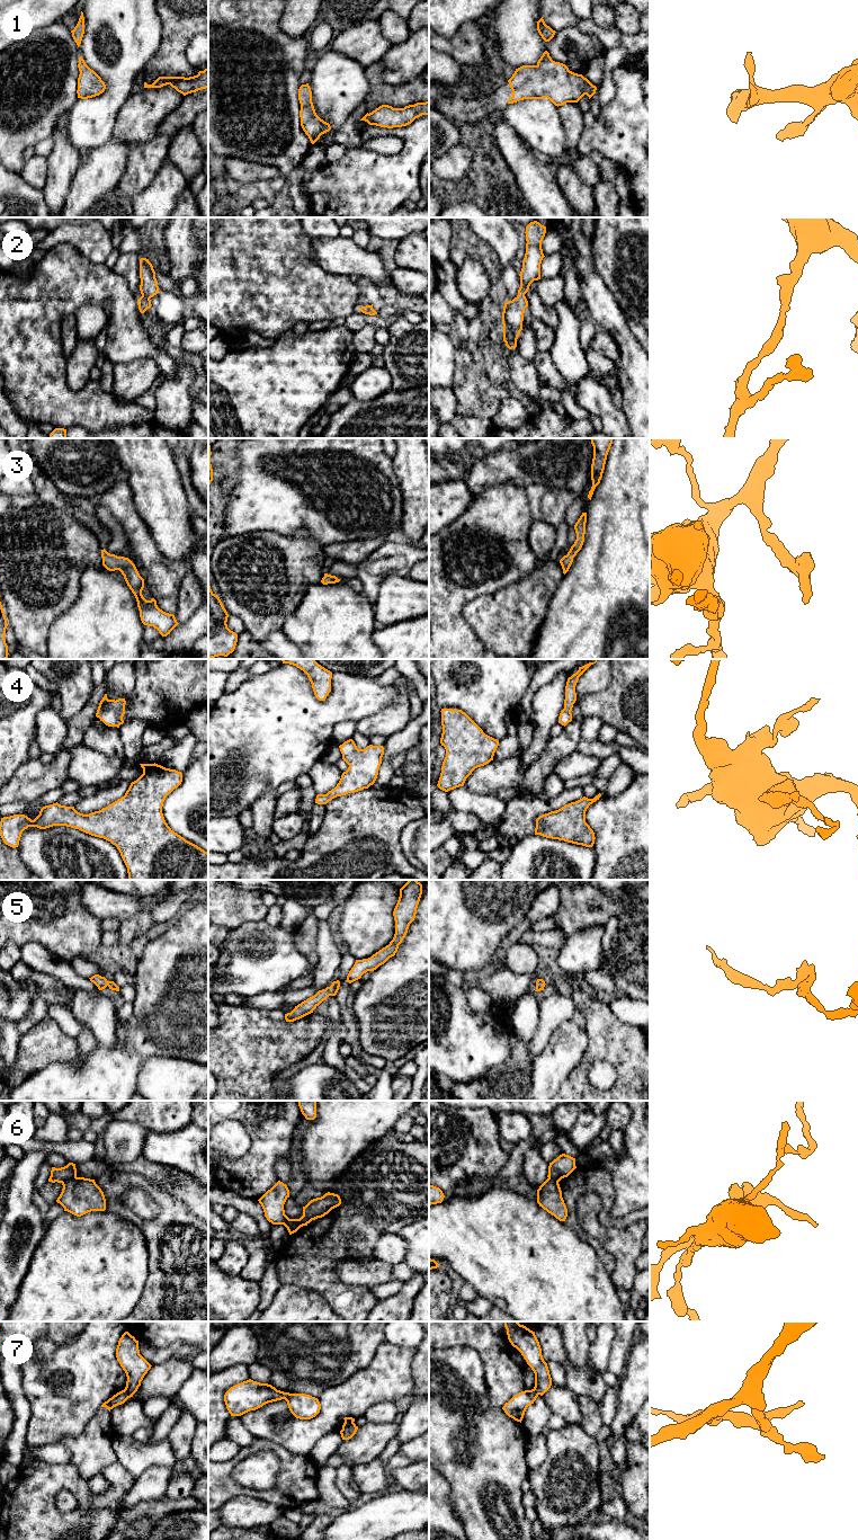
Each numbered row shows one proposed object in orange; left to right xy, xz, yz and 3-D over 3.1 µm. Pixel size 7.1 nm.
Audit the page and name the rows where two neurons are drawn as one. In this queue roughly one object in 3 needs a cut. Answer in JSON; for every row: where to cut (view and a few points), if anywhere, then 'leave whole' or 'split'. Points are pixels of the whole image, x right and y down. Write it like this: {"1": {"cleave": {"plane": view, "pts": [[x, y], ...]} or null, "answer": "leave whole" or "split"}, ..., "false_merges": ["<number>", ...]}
{"1": {"cleave": null, "answer": "leave whole"}, "2": {"cleave": null, "answer": "leave whole"}, "3": {"cleave": null, "answer": "leave whole"}, "4": {"cleave": null, "answer": "leave whole"}, "5": {"cleave": null, "answer": "leave whole"}, "6": {"cleave": {"plane": "xy", "pts": [[76, 1176], [62, 1183]]}, "answer": "split"}, "7": {"cleave": {"plane": "xz", "pts": [[352, 1422], [342, 1429]]}, "answer": "split"}, "false_merges": ["6", "7"]}

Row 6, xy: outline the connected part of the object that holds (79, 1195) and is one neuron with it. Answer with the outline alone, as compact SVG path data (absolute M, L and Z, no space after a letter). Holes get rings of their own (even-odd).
M74 1177L62 1183L63 1189L56 1202L64 1211L81 1217L91 1211L105 1211L106 1199L95 1180Z

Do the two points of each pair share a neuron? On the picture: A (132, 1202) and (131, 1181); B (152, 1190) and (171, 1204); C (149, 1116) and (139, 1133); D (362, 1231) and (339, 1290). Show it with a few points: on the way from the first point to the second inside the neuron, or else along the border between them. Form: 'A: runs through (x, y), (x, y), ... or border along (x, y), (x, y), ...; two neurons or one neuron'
A: border along (121, 1195), (126, 1190), (140, 1187), (154, 1200); two neurons
B: runs through (157, 1194), (167, 1203); one neuron
C: border along (118, 1119), (140, 1122), (148, 1130); two neurons
D: runs through (347, 1245), (329, 1263), (329, 1275); one neuron

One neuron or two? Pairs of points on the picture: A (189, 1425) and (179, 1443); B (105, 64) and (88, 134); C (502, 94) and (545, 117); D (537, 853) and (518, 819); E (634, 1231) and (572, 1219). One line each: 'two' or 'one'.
A: one
B: one
C: two
D: two
E: two

